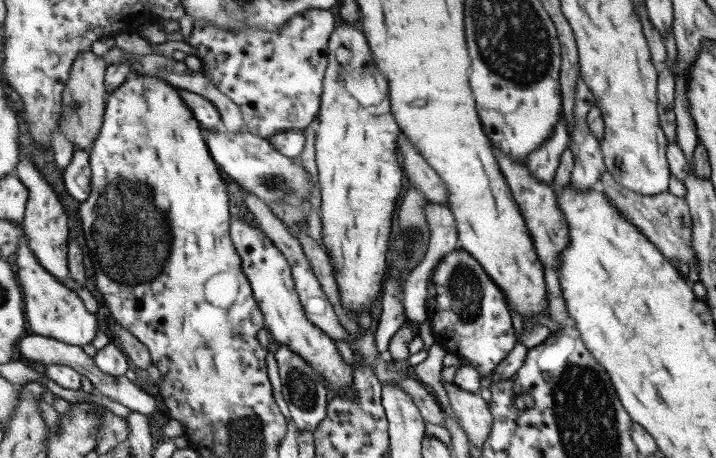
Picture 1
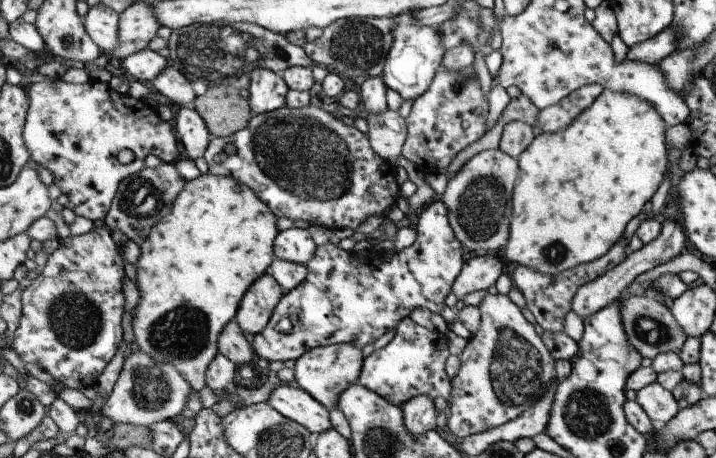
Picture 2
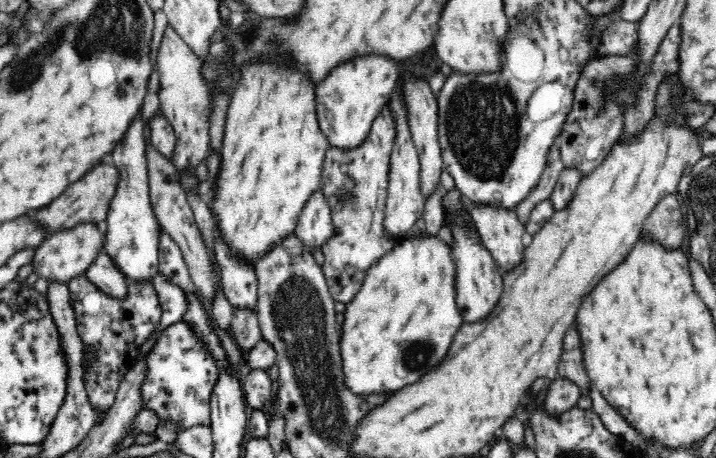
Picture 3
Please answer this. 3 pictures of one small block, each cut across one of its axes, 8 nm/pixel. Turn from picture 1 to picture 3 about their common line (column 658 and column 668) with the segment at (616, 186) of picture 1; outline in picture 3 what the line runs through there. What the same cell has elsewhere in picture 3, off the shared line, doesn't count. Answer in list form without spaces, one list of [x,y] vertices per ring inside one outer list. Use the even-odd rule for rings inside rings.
[[[666,196],[652,210],[650,216],[643,222],[642,233],[655,237],[662,245],[680,247],[687,236],[682,221],[682,212],[676,196]]]

